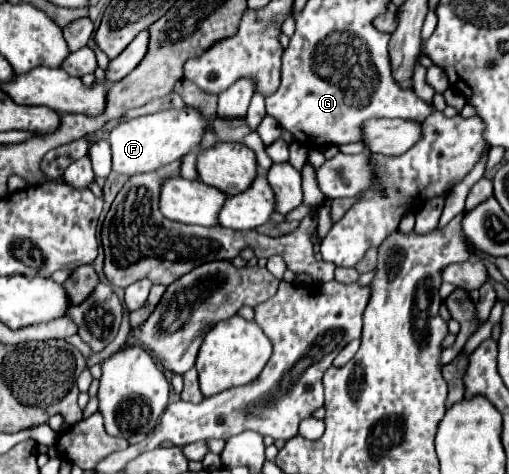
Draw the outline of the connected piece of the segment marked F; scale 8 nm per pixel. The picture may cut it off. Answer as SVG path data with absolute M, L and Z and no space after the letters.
M193 108L161 110L149 116L139 116L129 122L123 122L115 126L109 134L111 152L113 152L113 172L125 176L155 172L161 166L167 166L173 160L195 150L201 142L203 130L205 130L205 120Z

